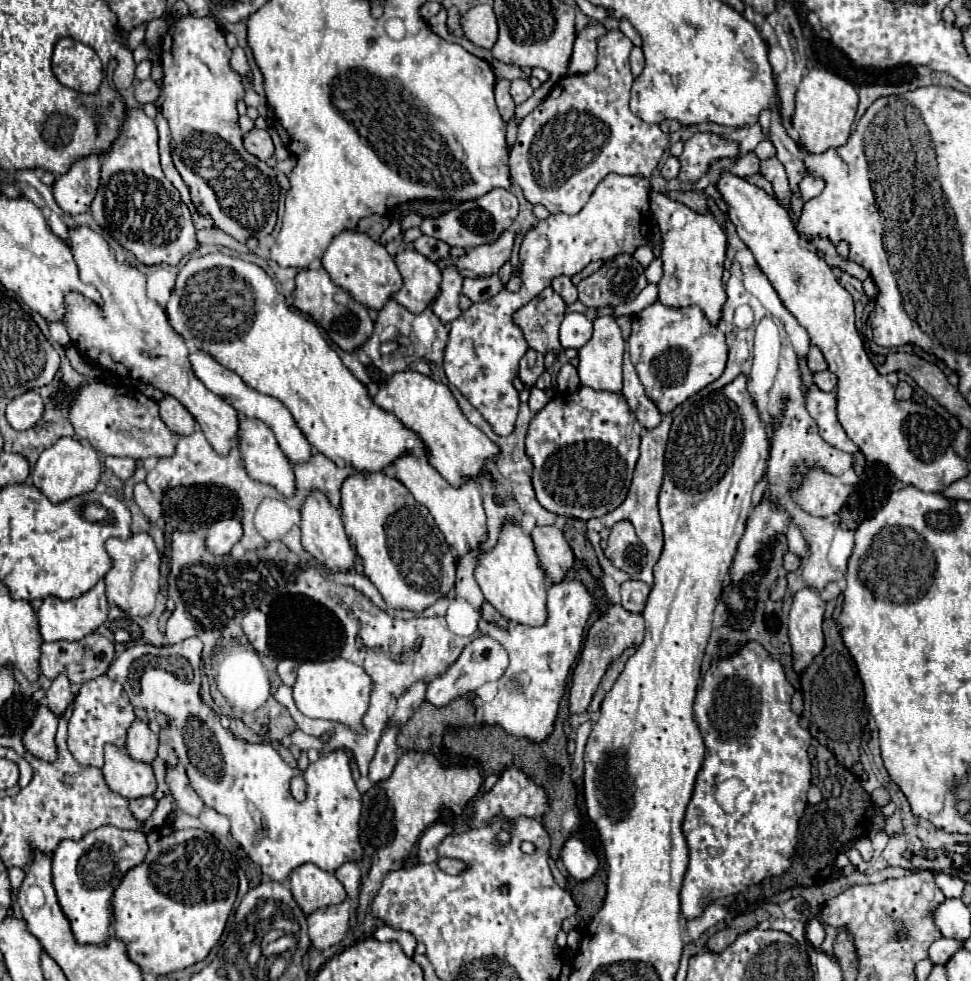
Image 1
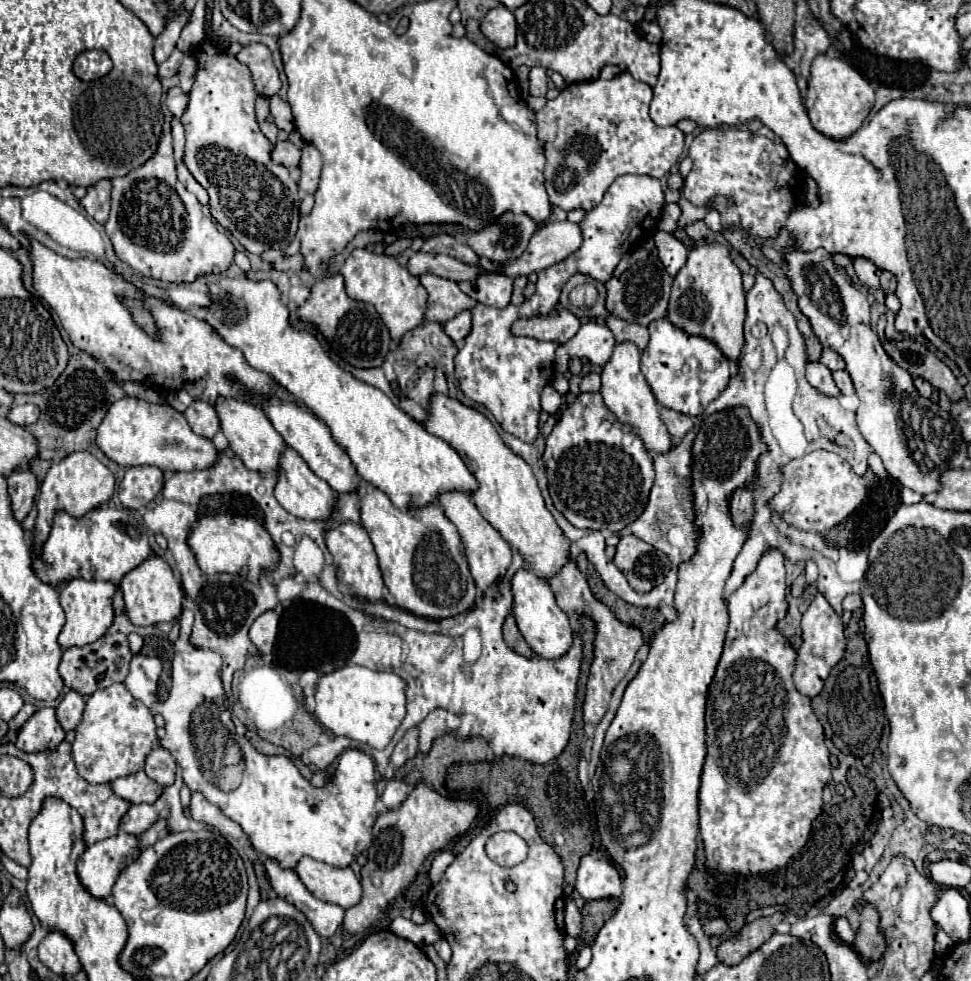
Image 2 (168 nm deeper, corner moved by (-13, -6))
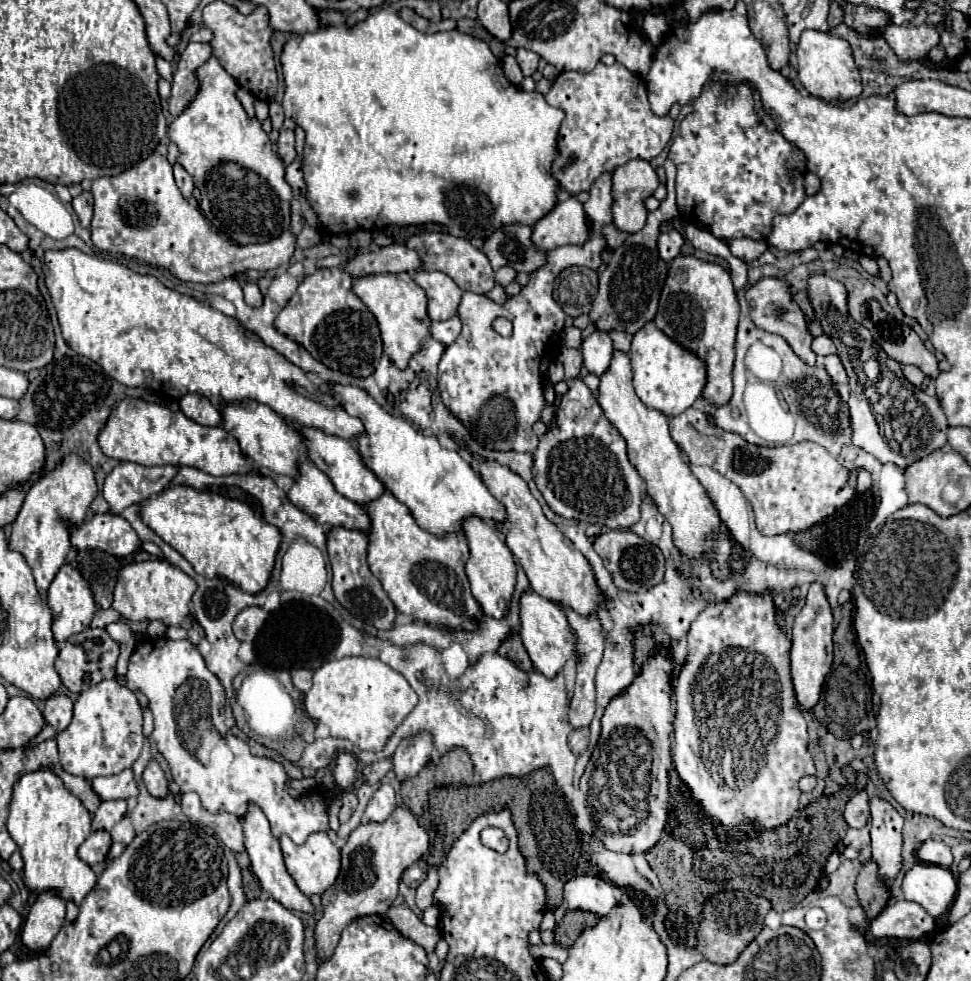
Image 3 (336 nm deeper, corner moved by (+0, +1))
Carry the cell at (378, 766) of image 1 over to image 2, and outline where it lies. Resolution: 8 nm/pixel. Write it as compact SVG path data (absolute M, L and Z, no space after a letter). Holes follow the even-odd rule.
M391 779L391 781L387 781L387 787L385 787L381 799L387 805L387 809L395 809L405 801L407 793L409 793L409 785L403 779Z

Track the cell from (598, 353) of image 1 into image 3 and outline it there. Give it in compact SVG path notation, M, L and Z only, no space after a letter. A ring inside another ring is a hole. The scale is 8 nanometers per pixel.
M614 352L608 372L600 378L598 404L602 406L606 418L624 436L628 444L628 458L642 476L648 496L672 526L672 540L680 554L690 560L700 560L710 554L708 566L712 576L718 580L726 580L732 574L744 572L740 548L732 546L728 528L722 522L716 504L708 496L708 490L692 474L690 464L682 456L682 450L670 436L668 416L644 406L636 396L632 386L632 366L626 352Z

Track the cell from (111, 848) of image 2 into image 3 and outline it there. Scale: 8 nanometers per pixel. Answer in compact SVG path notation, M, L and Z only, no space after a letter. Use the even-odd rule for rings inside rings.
M98 830L98 832L92 832L84 842L82 846L78 848L78 856L86 862L86 864L98 864L106 858L108 850L112 846L112 840L110 840L110 834L104 832L104 830Z

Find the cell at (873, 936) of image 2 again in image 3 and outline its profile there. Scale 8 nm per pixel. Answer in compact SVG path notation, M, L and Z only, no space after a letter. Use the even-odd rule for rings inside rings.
M868 860L866 864L862 864L858 882L856 882L856 892L870 920L874 920L888 904L890 890L888 890L888 884L878 876L878 864L874 864L874 860Z

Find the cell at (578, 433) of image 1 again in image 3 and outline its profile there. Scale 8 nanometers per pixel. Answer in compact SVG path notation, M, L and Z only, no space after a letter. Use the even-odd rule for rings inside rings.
M580 378L574 380L570 390L560 398L556 420L552 422L548 432L540 438L538 450L534 452L532 474L546 504L564 518L582 520L588 524L600 524L612 530L630 528L640 518L640 504L642 504L642 490L644 490L642 478L638 476L636 468L630 464L626 456L626 442L622 440L620 432L604 416L590 388Z

